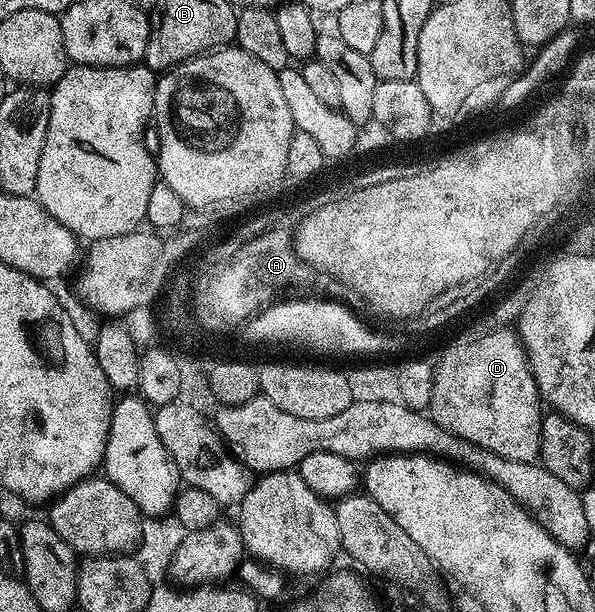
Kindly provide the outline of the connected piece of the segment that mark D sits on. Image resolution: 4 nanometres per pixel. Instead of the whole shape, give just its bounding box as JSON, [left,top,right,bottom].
[428,330,543,462]

